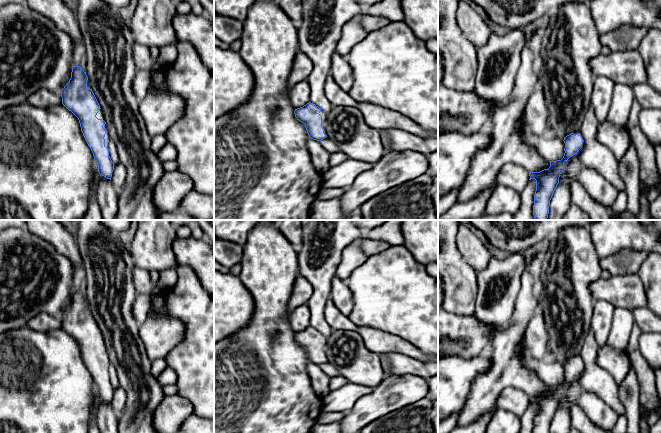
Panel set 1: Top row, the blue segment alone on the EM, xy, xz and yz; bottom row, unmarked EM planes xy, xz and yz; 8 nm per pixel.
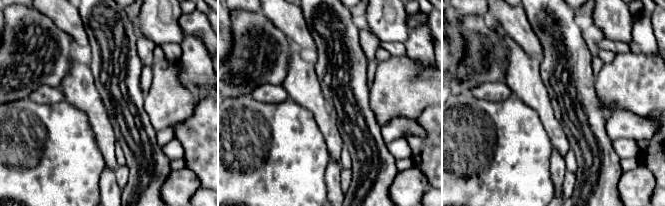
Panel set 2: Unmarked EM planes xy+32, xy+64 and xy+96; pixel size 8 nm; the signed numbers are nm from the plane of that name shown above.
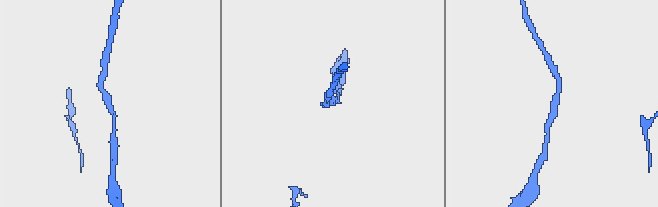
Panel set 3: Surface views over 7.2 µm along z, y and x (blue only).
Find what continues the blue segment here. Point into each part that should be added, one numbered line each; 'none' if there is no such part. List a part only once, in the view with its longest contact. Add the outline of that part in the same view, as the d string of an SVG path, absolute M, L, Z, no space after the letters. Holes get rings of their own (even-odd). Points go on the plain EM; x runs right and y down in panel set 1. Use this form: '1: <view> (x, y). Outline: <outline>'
1: xz (324, 339). Outline: M321 334L319 338L322 340L322 351L324 353L325 359L327 360L327 356L326 356L326 353L325 353L325 349L326 349L326 346L327 346L327 337L325 337L323 334Z

